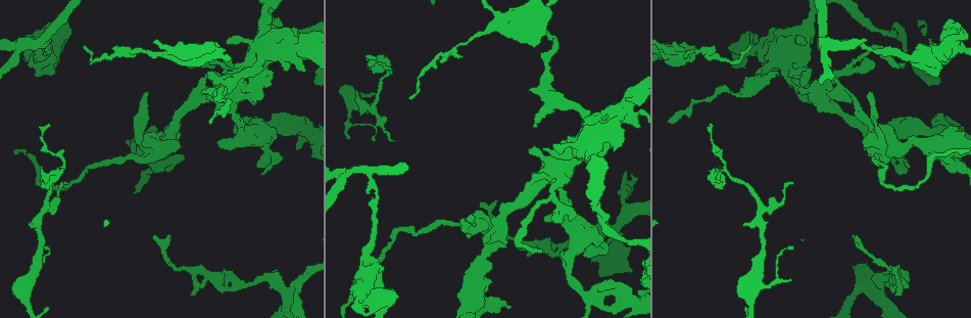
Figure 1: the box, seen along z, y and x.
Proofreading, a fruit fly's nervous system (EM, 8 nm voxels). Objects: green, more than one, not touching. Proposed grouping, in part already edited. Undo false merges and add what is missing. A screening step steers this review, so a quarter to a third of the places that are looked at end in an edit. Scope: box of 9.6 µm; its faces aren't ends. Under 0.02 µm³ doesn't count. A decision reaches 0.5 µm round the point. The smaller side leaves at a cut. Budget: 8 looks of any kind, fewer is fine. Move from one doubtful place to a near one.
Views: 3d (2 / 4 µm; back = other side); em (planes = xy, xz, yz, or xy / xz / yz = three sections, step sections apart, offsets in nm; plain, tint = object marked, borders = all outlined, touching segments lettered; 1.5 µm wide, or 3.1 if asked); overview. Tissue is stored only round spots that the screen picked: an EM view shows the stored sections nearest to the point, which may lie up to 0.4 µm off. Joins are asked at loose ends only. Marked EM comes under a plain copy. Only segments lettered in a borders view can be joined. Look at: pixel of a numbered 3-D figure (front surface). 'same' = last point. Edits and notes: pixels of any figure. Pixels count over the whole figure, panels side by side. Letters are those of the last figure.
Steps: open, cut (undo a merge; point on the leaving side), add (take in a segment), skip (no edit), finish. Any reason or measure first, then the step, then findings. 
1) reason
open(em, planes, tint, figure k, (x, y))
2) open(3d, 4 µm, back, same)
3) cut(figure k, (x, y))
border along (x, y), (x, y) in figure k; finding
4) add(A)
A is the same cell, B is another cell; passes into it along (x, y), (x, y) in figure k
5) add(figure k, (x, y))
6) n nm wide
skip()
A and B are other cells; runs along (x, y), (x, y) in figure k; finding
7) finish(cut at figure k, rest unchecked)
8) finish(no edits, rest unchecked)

branch stops here
open(em, planes, borders, figure 1, (486, 280))

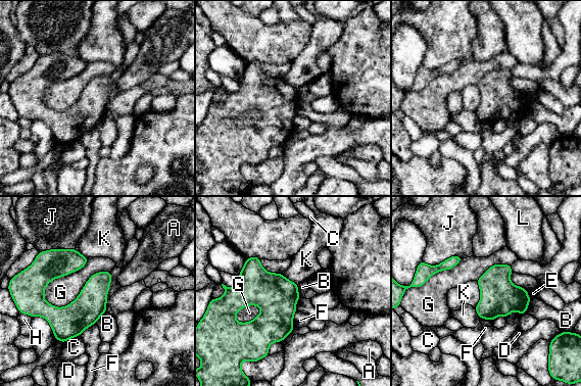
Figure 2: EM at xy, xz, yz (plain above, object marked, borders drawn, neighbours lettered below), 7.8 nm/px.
skip()
A, B, C, D, E, F, G, H, J, K and L are other cells; border along (109, 271), (63, 306), (43, 297) in figure 2; none of them fits

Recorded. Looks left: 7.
long arm stops here
open(em, yz, step 4, borders, figure 1, (83, 47))

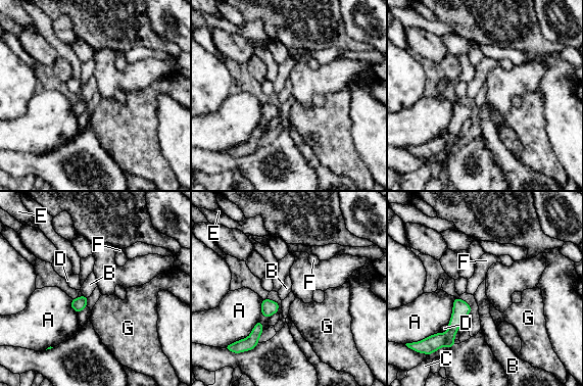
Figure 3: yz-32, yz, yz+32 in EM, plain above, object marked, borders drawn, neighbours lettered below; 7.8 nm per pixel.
A touches over 200 nm
skip()
A, B, C, D, E, F and G are other cells; border along (260, 320), (244, 338) in figure 3; none of them fits

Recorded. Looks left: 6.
open(em, planes, tint, figure 1, (573, 154))

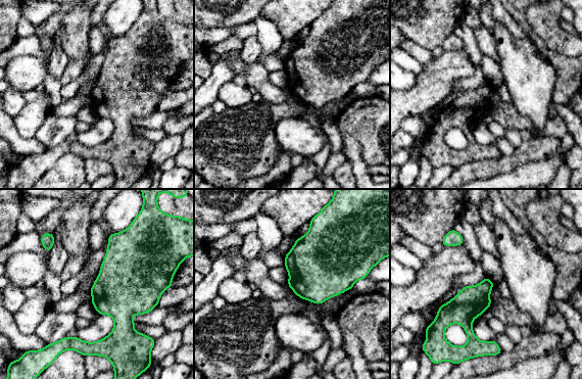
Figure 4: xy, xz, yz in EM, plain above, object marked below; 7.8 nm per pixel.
see the neighbours
open(em, planes, borders, same)

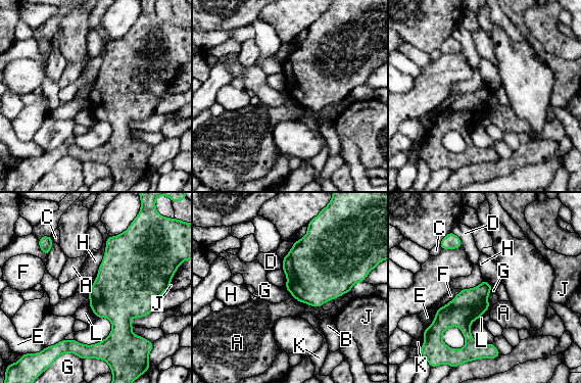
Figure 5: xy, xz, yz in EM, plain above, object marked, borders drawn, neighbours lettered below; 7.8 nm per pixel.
skip()
A, B, C, D, E, F, G, H, J, K and L are other cells; border along (493, 286), (488, 294), (489, 306) in figure 5; no lettered segment goes on from it

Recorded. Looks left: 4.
finish(no edits, rest unchecked)

